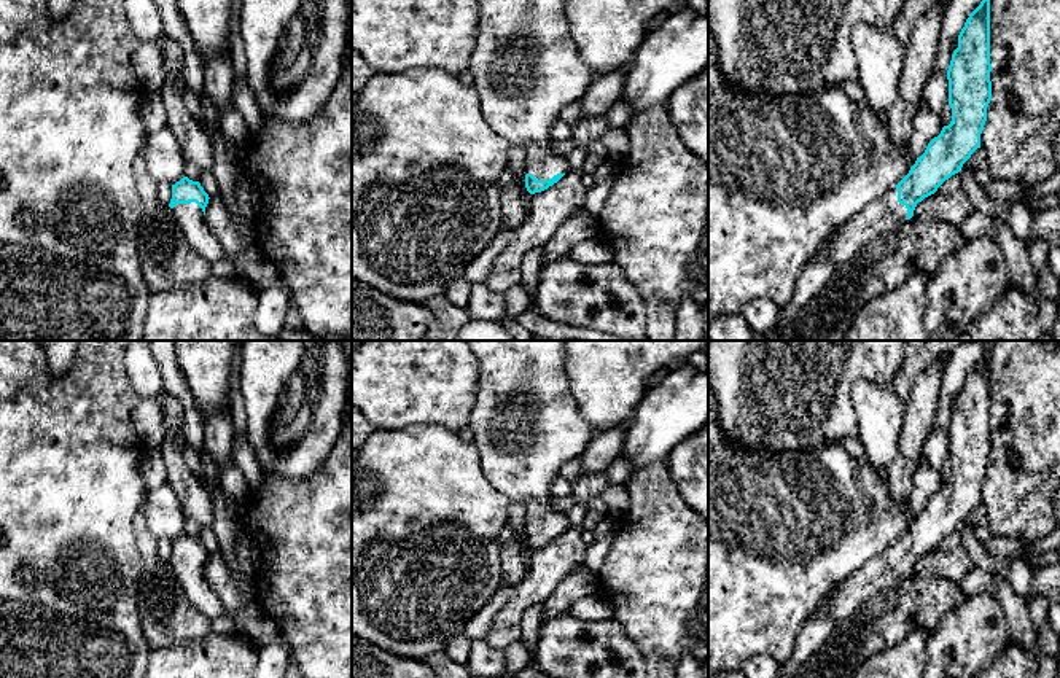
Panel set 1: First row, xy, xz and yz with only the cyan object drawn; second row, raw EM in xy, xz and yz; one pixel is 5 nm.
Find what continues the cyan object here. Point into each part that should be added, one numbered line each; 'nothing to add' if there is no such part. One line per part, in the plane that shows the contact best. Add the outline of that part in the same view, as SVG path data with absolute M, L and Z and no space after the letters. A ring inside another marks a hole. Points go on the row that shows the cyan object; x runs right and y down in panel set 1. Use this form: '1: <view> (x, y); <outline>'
1: xz (543, 163); M530 143L525 148L525 153L525 170L536 180L551 180L557 173L568 172L567 156L557 154L552 148L552 143L548 146Z

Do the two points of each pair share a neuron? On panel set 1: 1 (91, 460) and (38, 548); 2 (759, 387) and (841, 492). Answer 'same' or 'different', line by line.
1: same
2: different

